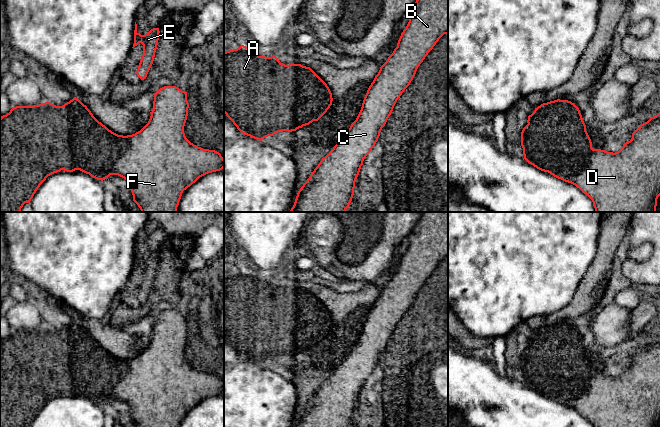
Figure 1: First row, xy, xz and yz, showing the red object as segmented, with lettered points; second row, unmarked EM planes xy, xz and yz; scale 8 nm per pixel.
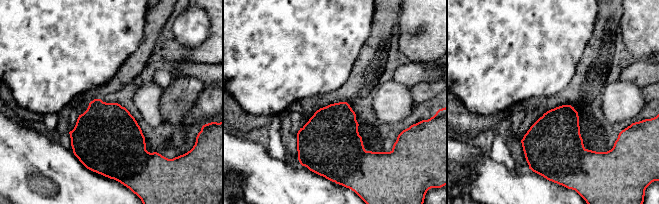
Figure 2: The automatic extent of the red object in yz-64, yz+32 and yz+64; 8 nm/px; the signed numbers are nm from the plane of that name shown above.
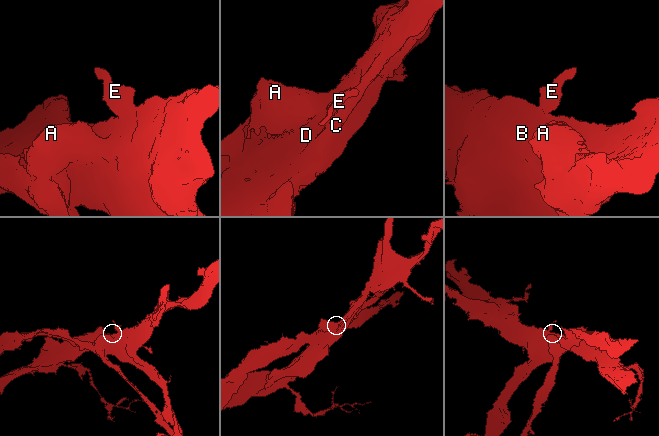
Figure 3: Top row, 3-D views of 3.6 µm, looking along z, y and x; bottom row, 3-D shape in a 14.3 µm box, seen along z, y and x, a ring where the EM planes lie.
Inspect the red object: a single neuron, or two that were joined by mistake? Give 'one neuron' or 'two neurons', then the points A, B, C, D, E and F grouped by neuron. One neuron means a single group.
two neurons; A / B C D E F

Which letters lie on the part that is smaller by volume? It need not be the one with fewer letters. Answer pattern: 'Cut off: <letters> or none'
Cut off: A

